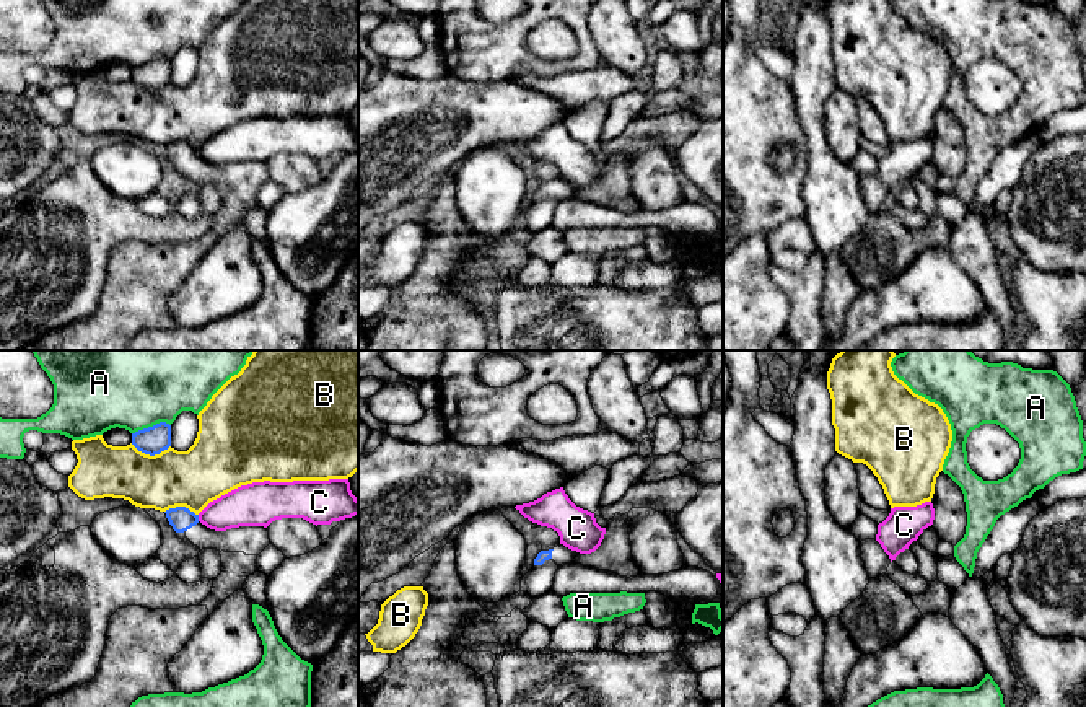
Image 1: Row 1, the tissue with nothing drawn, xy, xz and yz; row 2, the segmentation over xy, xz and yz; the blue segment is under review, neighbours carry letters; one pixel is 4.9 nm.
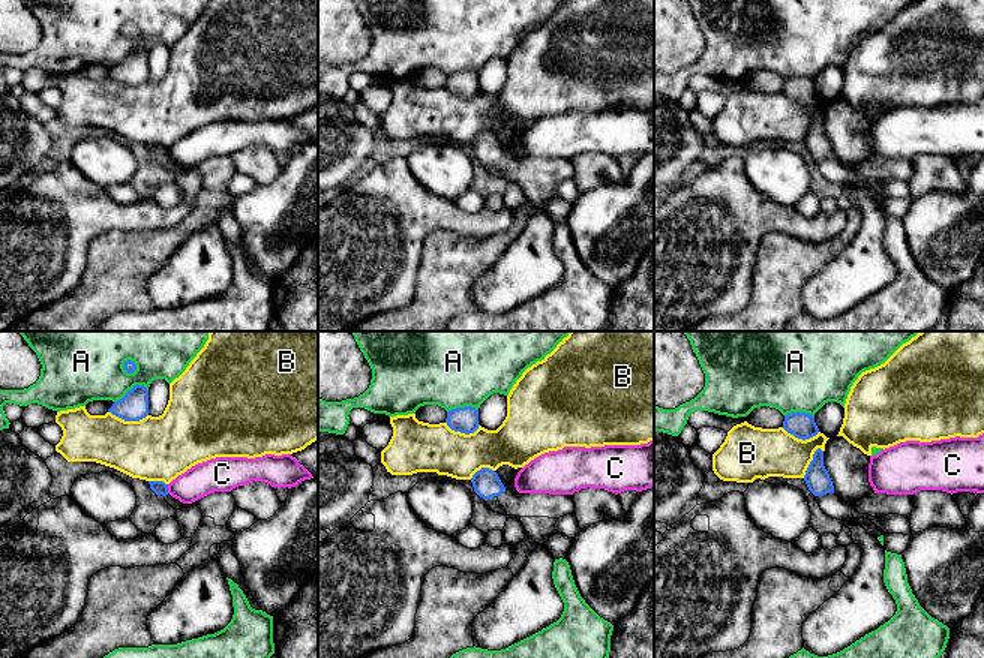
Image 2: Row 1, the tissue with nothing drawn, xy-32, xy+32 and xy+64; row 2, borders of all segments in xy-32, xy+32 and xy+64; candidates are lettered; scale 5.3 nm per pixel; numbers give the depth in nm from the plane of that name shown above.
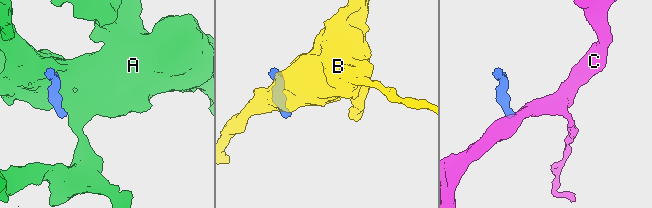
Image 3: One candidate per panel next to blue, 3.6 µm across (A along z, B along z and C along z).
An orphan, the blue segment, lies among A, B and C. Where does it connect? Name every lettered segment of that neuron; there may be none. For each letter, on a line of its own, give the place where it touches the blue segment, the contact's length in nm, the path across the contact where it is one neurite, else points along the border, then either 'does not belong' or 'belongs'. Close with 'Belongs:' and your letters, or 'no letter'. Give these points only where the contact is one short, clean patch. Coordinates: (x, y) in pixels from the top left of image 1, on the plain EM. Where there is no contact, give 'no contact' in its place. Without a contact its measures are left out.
A: meets blue in xy at (150, 62); contact 200 nm long; does not belong
B: meets blue in xy at (150, 90); contact 200 nm long; does not belong
C: meets blue in xy at (197, 153); contact 30 nm long; border along xy (197, 150), (199, 155); does not belong
Belongs: no letter

